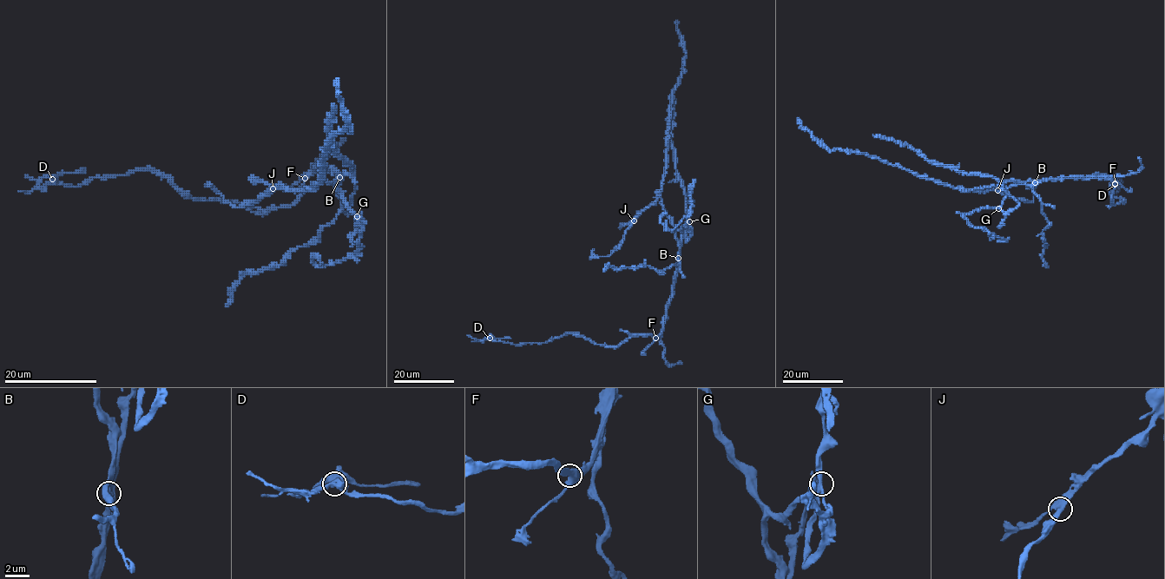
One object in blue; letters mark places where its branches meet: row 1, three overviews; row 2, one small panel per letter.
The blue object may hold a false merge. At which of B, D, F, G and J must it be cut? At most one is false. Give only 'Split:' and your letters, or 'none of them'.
Split: B

